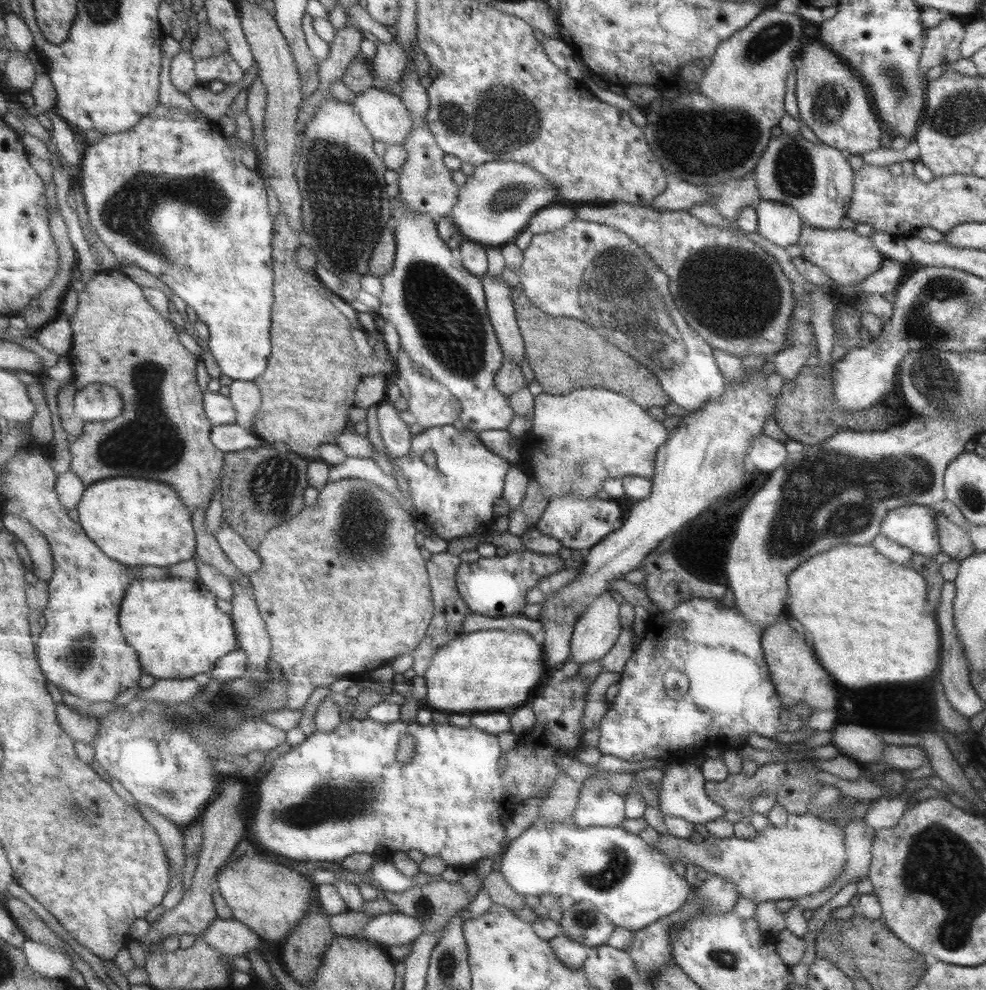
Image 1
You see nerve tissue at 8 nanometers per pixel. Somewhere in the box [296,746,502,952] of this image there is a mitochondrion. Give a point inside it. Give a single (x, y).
(423, 907)

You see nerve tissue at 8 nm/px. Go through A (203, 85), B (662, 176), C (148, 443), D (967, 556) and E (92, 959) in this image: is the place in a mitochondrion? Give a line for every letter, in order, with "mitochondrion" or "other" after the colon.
A: other
B: other
C: mitochondrion
D: other
E: other

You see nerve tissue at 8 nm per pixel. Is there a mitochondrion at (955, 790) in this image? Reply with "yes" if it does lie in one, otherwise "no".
no

